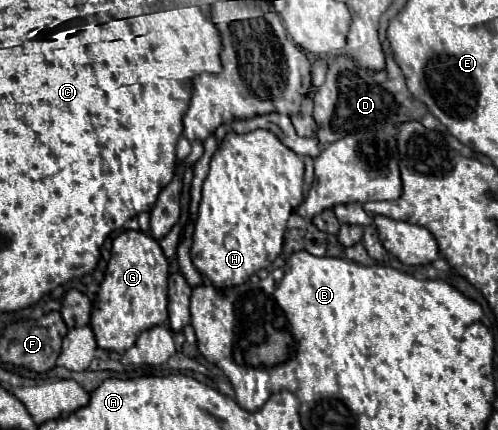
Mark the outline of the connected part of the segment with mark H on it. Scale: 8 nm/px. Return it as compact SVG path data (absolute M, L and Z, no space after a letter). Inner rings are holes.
M257 128L247 134L227 132L211 158L209 174L201 188L201 204L193 234L191 258L195 268L205 274L215 288L231 288L243 284L253 272L267 268L281 252L283 234L291 212L303 202L303 176L305 166L301 156L283 146L275 134Z

